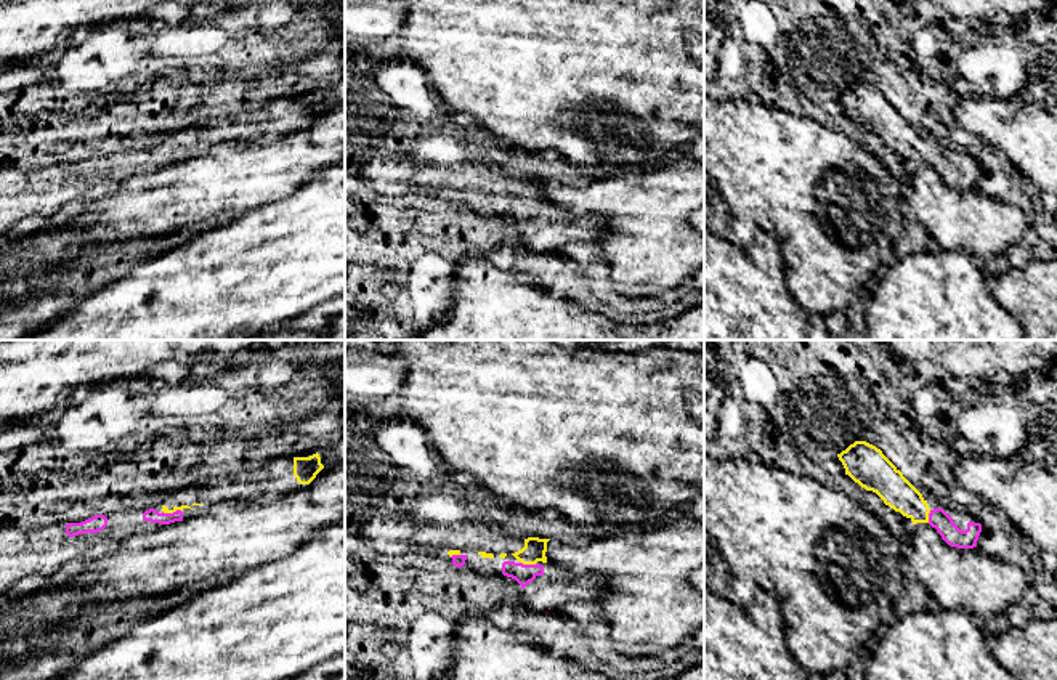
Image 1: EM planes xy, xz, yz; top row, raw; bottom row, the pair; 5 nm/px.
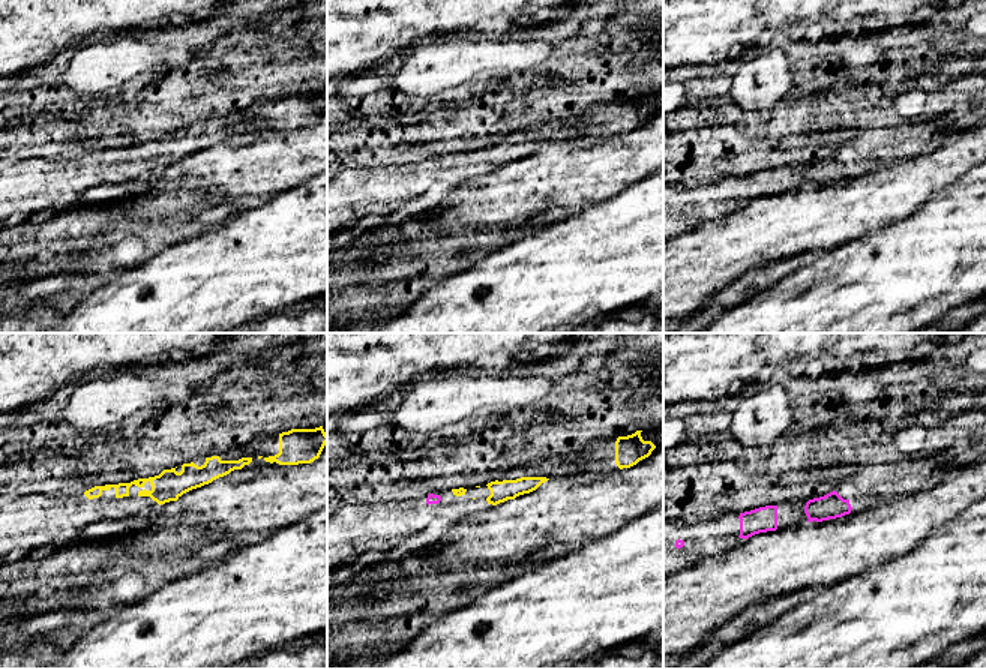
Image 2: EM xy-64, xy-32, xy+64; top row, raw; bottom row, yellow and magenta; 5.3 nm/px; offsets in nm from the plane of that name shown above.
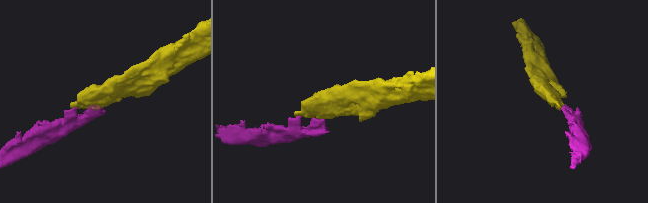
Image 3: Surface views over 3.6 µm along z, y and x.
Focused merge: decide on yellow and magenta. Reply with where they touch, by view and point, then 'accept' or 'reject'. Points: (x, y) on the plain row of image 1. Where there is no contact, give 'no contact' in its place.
xz (528, 204) | accept

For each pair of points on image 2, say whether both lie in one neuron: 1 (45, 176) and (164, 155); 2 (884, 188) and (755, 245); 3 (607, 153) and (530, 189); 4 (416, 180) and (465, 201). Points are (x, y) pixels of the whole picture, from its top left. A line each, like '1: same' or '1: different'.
1: same
2: same
3: same
4: different

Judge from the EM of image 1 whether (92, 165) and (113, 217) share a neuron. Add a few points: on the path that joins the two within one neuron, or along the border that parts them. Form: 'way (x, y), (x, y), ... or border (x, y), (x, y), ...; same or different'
border (135, 175), (122, 182), (100, 182), (97, 185); different

